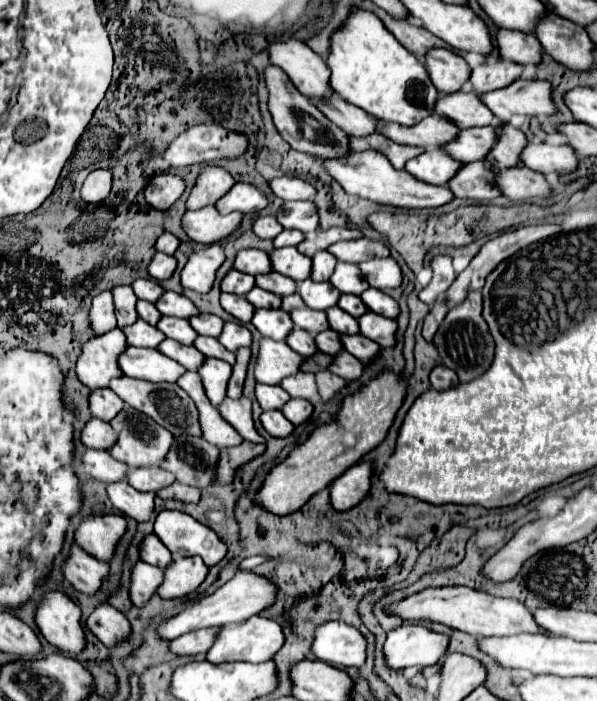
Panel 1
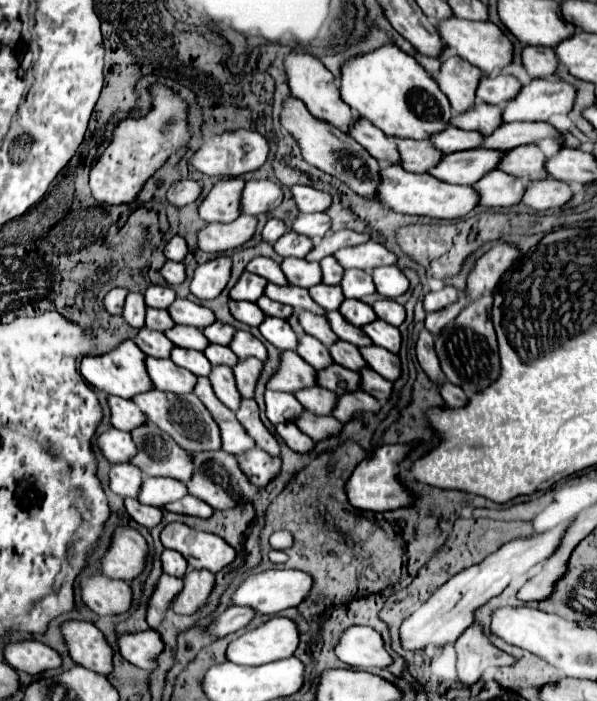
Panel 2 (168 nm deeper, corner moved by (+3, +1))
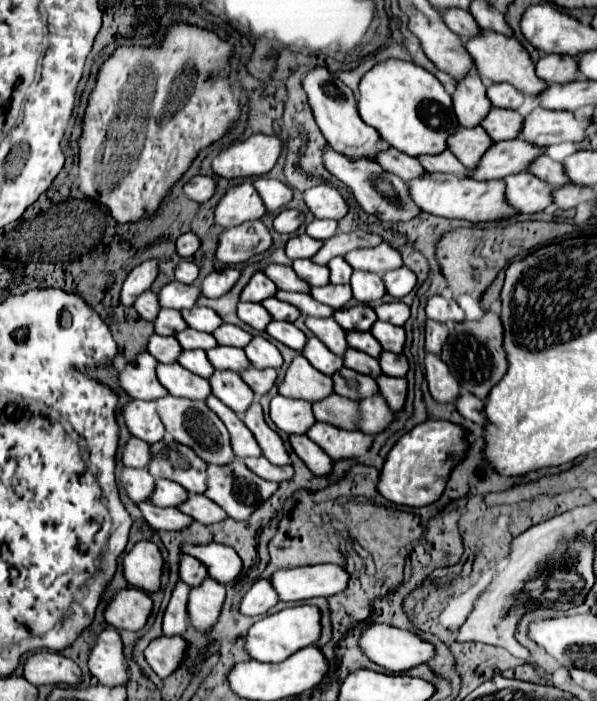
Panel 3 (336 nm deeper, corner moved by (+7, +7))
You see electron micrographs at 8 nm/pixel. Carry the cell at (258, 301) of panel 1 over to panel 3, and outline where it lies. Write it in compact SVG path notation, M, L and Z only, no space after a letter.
M276 298L262 300L262 306L270 312L270 316L272 316L274 320L288 320L288 322L294 322L294 320L300 316L298 308L286 304L286 302L280 302L280 300L276 300Z

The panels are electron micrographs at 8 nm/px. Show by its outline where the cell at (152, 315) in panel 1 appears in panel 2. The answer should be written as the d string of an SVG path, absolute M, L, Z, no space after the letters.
M148 308L146 310L146 328L148 330L158 330L158 332L166 332L174 326L176 322L170 318L170 314L166 310L154 310Z

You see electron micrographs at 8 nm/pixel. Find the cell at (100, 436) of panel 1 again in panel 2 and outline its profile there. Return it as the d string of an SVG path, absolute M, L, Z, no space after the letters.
M108 430L104 434L98 436L98 446L102 450L102 454L112 462L112 464L120 464L120 462L130 462L136 456L136 444L132 442L132 436L128 432L122 430Z

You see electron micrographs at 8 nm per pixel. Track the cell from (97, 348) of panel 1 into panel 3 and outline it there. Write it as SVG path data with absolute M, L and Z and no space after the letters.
M148 352L138 354L136 360L128 362L120 370L118 386L130 398L140 398L140 400L156 400L168 394L168 390L156 378L156 360Z

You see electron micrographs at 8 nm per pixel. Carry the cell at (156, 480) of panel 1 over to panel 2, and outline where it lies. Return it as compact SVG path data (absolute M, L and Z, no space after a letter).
M146 478L138 500L148 506L164 508L170 502L176 502L188 494L188 488L182 482L174 482L172 478Z

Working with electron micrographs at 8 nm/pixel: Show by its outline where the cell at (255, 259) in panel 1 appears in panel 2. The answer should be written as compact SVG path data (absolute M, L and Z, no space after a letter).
M254 258L254 260L248 264L248 272L266 278L266 280L272 282L272 284L288 286L288 280L286 280L284 272L280 270L280 264L276 264L276 262L270 260L270 258Z

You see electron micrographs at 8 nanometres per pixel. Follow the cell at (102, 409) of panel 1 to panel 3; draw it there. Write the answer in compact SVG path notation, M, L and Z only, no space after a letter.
M130 400L122 406L122 416L124 416L124 422L126 422L130 434L134 434L136 438L140 438L148 444L162 440L164 426L156 414L154 402Z

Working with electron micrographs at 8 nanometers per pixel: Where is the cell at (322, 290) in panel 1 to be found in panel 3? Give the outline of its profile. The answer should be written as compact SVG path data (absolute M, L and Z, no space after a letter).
M326 284L320 288L312 288L310 294L314 296L314 300L332 306L334 310L344 308L346 302L352 298L352 290L348 284Z

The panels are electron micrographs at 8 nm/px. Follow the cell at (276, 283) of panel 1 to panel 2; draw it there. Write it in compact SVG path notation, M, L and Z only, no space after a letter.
M268 284L266 286L266 296L274 302L280 302L280 304L288 304L296 310L308 310L308 312L314 312L314 314L320 314L320 316L326 316L326 310L322 310L322 306L318 306L308 290L304 288L298 288L298 286L274 286L274 284Z

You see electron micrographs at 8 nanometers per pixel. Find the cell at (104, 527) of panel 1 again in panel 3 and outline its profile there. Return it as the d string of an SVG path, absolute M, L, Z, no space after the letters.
M150 540L136 542L134 548L122 556L124 578L128 584L146 592L156 592L160 588L162 564L164 560L160 556L160 550Z

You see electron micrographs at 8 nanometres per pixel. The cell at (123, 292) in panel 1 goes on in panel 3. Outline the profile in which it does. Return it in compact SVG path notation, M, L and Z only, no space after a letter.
M150 290L142 292L132 306L134 306L134 310L136 310L144 320L154 320L156 314L158 314L158 310L160 310L160 304L158 304L156 294L150 292Z

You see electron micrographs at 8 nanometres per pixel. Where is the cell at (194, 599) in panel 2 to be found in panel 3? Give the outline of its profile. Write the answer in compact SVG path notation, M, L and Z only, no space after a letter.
M210 576L198 588L192 588L188 600L188 616L192 626L202 632L208 630L218 620L224 596L226 596L224 586Z

